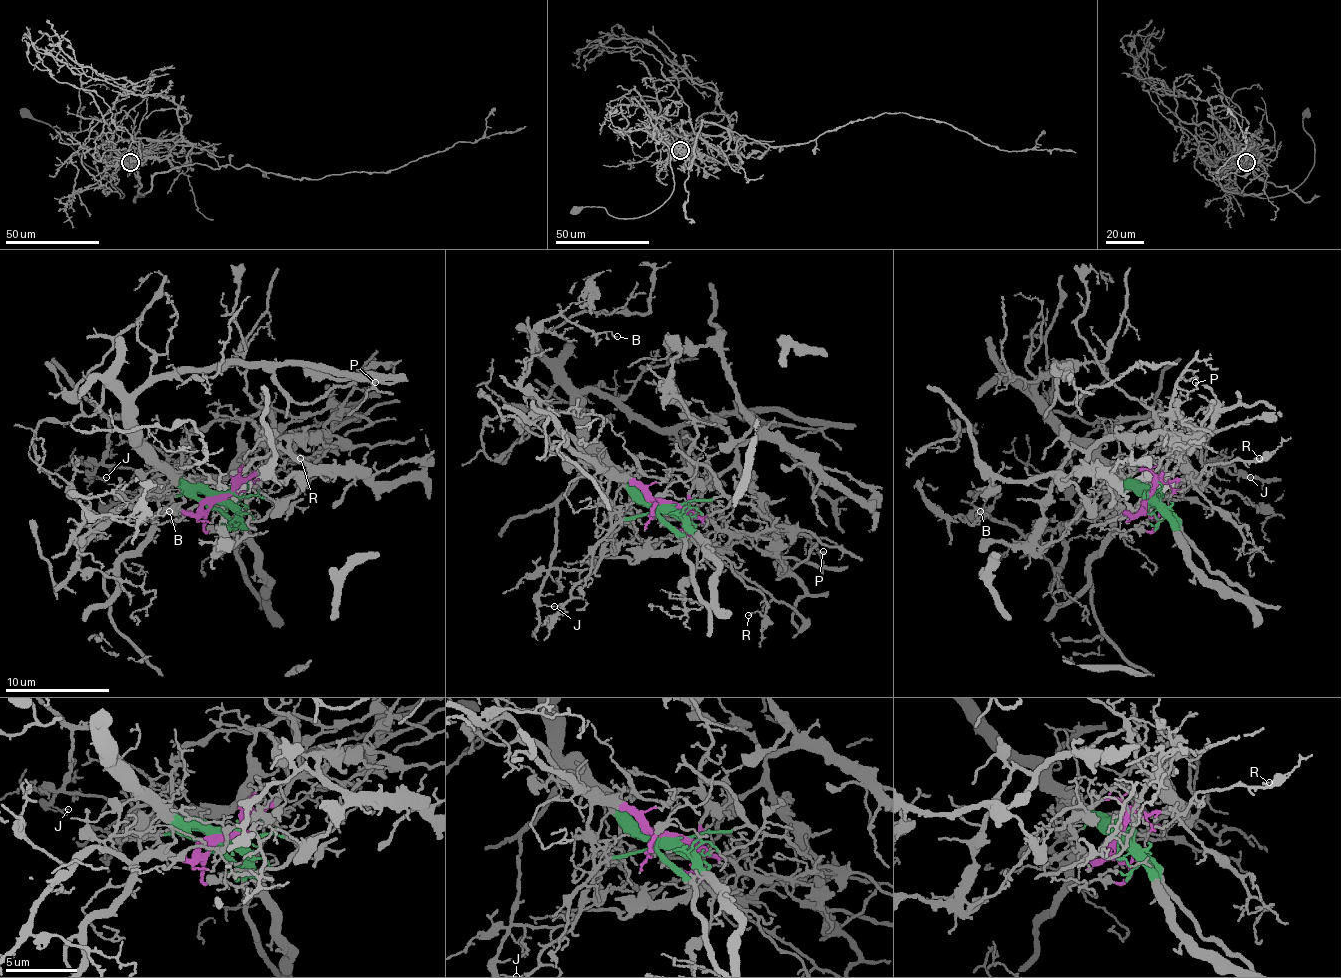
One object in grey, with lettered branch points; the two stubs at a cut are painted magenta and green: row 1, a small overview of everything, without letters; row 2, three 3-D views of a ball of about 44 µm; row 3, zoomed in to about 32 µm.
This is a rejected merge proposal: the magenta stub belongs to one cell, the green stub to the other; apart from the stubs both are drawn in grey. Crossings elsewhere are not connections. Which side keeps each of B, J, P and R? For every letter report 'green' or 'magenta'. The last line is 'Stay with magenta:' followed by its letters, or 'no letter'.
B: magenta
J: green
P: magenta
R: magenta
Stay with magenta: B, P, R

